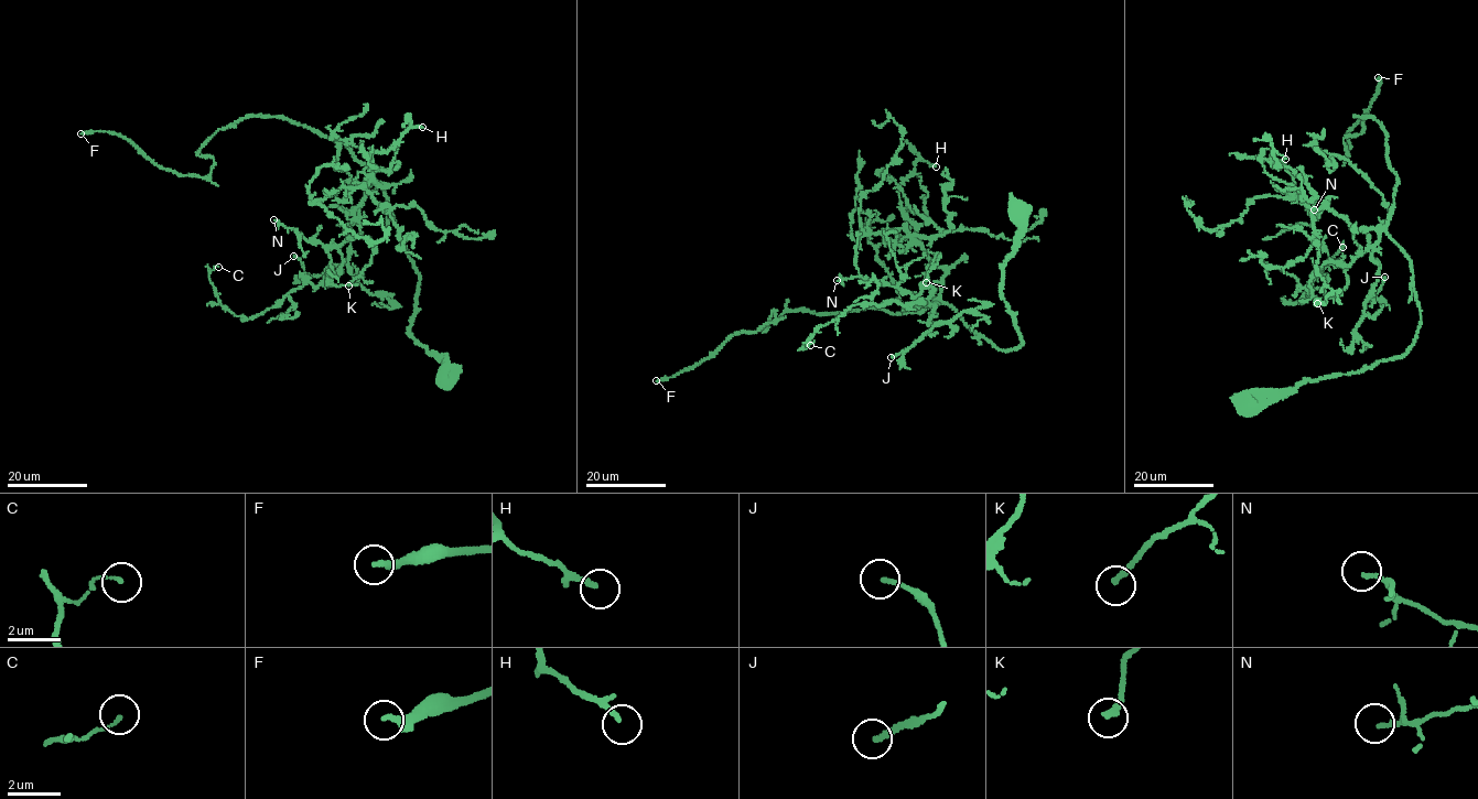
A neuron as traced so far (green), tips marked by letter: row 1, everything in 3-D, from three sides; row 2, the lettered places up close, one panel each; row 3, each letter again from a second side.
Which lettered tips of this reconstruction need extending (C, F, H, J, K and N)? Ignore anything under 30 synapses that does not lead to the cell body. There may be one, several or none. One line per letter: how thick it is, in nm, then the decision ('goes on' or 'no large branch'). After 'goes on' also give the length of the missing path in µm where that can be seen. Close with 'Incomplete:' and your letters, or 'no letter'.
C: 110 nm thick; no large branch
F: 220 nm thick; goes on; about 100 µm are missing
H: 190 nm thick; goes on; about 20 µm are missing
J: 170 nm thick; goes on; about 25 µm are missing
K: 180 nm thick; no large branch
N: 120 nm thick; no large branch
Incomplete: F, H, J

